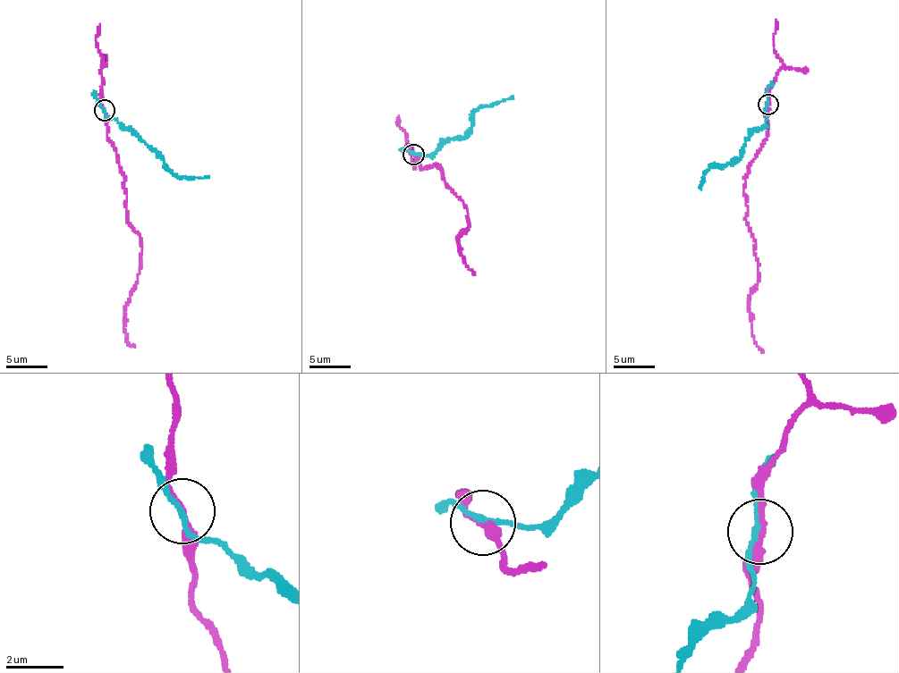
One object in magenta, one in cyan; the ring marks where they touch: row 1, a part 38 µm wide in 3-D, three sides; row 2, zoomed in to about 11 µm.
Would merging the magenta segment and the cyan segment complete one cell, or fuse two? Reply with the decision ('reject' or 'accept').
reject

